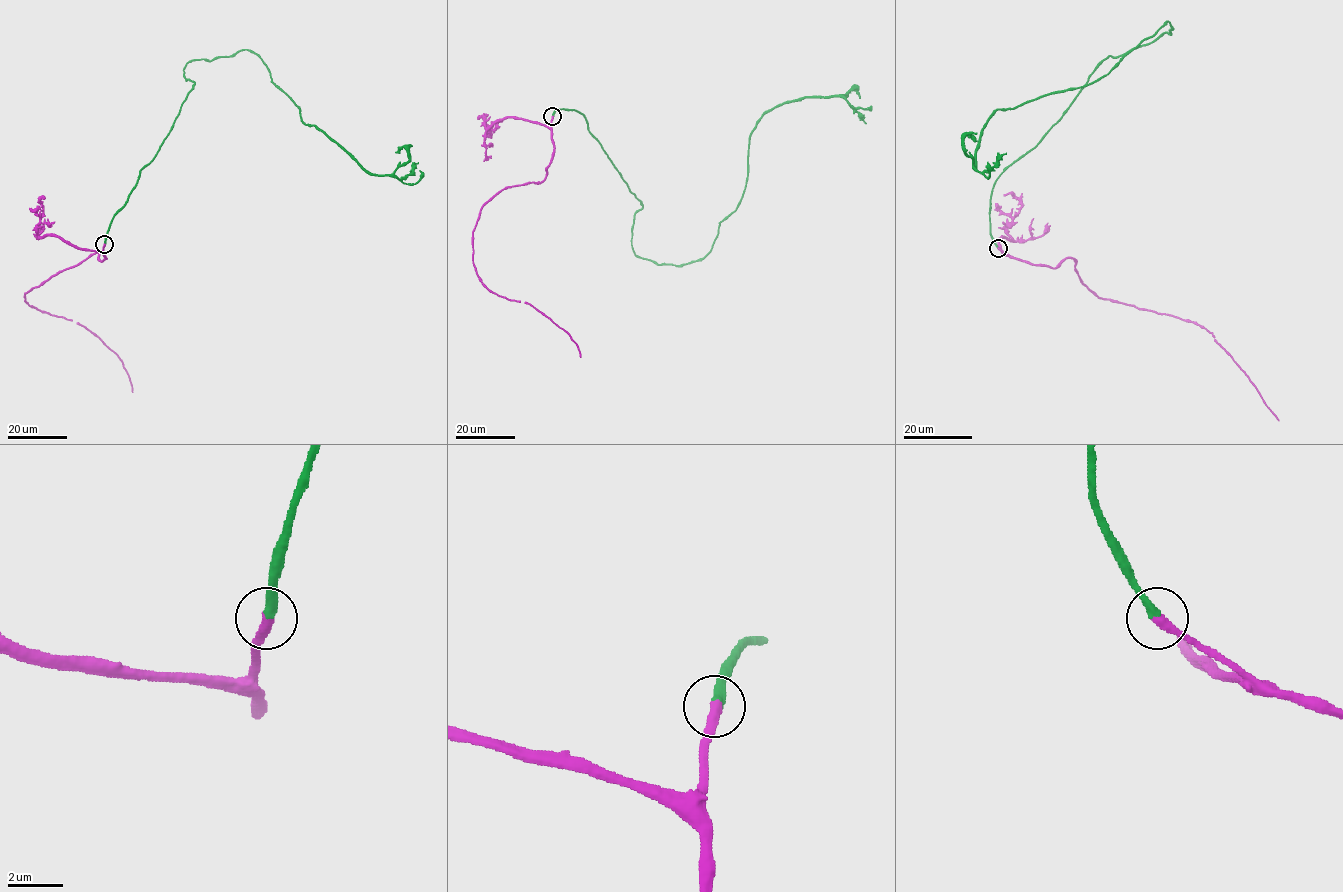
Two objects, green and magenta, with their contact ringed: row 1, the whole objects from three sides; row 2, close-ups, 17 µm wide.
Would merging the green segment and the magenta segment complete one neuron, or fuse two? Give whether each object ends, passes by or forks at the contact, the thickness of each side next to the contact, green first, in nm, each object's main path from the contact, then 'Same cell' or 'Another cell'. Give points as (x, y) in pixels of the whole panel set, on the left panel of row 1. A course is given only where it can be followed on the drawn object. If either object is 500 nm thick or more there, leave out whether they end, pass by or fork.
At the ring green ends. At the ring magenta ends. Thickness 320 nm (green) against 400 nm. Course of green: (104, 244), (195, 59), (253, 51), (301, 120), (366, 170), (391, 175), (409, 160), (395, 153). Course of magenta: (104, 244), (103, 261), (97, 253), (90, 255), (25, 293), (25, 301), (94, 333), (123, 363), (132, 392). Same cell

